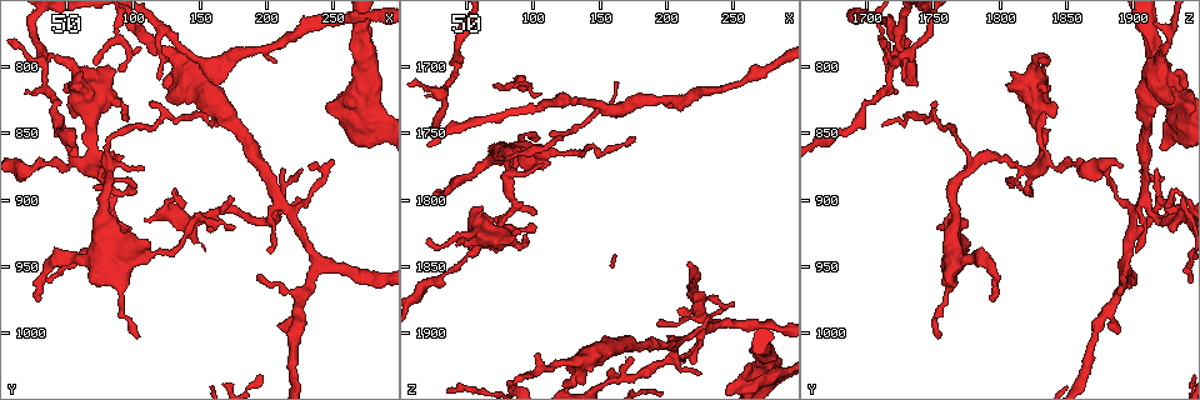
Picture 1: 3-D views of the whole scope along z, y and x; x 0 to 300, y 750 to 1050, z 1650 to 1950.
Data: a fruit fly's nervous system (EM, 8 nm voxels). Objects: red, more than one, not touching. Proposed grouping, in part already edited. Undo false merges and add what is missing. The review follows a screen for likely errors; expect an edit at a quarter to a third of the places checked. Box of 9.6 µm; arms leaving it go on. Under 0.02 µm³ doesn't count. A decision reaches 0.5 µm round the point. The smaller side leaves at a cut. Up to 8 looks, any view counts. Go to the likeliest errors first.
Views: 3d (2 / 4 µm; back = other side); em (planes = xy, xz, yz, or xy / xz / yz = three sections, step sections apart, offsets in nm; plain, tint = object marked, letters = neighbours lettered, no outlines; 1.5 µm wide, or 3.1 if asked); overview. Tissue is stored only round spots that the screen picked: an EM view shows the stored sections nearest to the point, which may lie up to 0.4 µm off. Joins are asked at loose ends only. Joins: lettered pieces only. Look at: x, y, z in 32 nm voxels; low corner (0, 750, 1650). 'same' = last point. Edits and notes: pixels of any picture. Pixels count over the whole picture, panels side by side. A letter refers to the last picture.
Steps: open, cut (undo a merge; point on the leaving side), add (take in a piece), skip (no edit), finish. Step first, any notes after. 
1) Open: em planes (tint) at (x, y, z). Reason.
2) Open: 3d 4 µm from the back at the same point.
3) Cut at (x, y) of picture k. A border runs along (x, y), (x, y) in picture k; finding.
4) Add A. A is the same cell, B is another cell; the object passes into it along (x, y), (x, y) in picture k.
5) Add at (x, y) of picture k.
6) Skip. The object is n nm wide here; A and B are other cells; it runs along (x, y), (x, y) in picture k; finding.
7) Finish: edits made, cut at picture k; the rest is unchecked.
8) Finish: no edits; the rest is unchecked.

Open: em yz step 8 (plain) at (208, 902, 1908). Four arms meet.

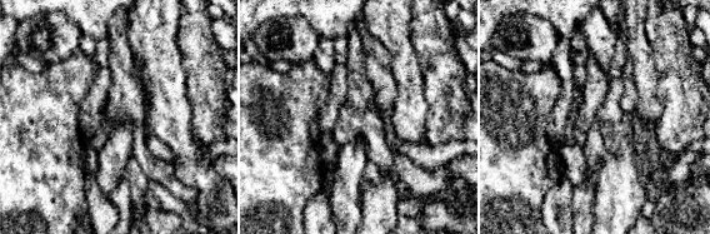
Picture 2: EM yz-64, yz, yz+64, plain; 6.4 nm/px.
Open: em yz step 8 (tint) at the same point. With the object marked.

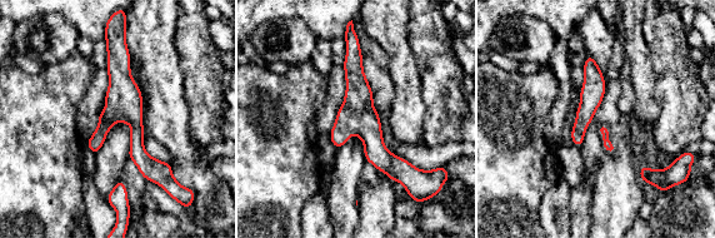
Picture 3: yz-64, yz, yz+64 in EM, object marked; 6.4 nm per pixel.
Open: em yz step 8 (letters) at the same point.

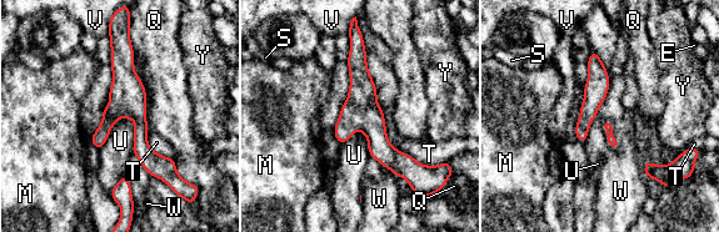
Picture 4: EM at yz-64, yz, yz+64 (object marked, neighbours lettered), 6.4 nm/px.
Skip. The object is 150 nm wide here; E, M, Q, S, T, U, V, W and Y are other cells; it runs along (354, 40), (362, 111), (405, 174) in picture 4; one neuron here.

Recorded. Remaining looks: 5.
Open: em xz step 8 (letters) at (22, 792, 1830). Free end.

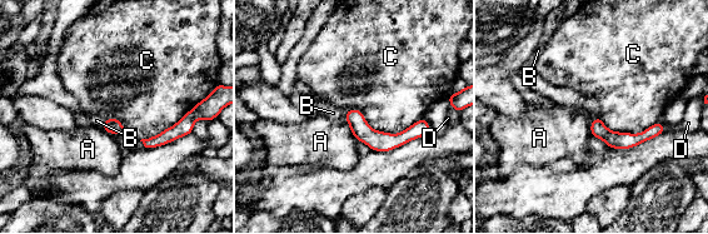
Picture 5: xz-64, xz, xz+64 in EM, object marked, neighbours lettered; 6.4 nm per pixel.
Open: em planes (letters) at the same point. Another direction.

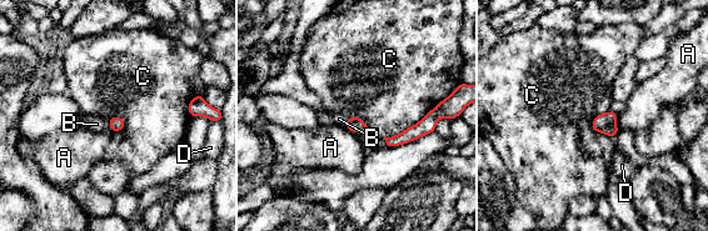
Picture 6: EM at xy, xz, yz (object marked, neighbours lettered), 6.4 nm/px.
Add B. B is the same cell, A, C and D are other cells; the object passes into it along (116, 124), (109, 124), (96, 124) in picture 6; the neuron continues.

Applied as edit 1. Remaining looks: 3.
Open: overview. See it whole again.

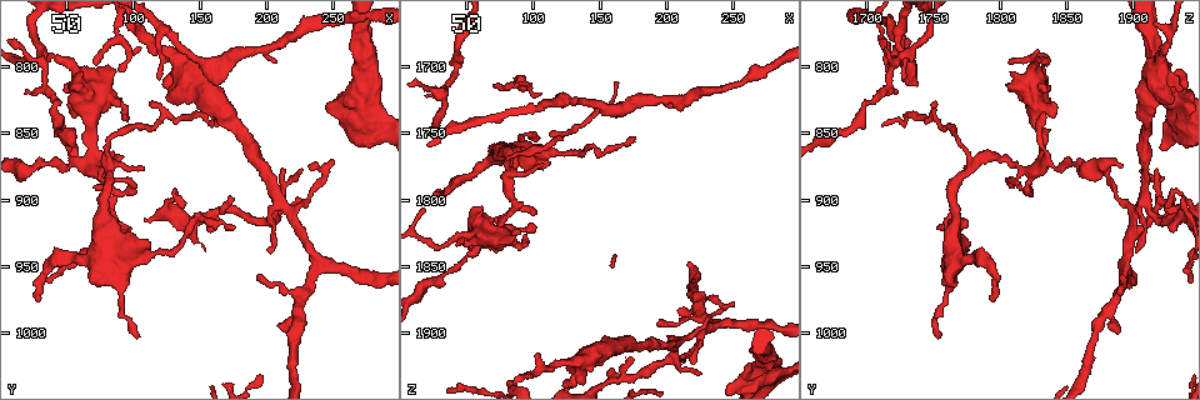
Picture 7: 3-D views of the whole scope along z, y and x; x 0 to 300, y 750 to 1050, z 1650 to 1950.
Open: em xy step 4 (tint) at (100, 896, 1818). Thin end.

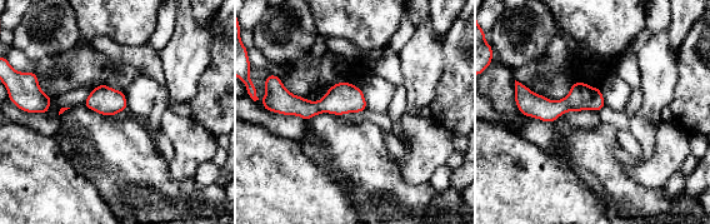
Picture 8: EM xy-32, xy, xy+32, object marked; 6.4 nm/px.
Open: em planes (letters) at the same point. Cut it another way.

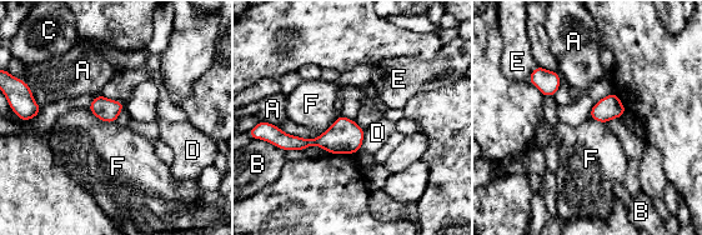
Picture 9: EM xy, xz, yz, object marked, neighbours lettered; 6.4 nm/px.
Skip. The object is 150 nm wide here; A, B, C, D, E and F are other cells; a border runs along (86, 108), (101, 120), (114, 123) in picture 9; none of them fits.

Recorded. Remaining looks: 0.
Finish: edits made, add at picture 6; the rest is unchecked.

